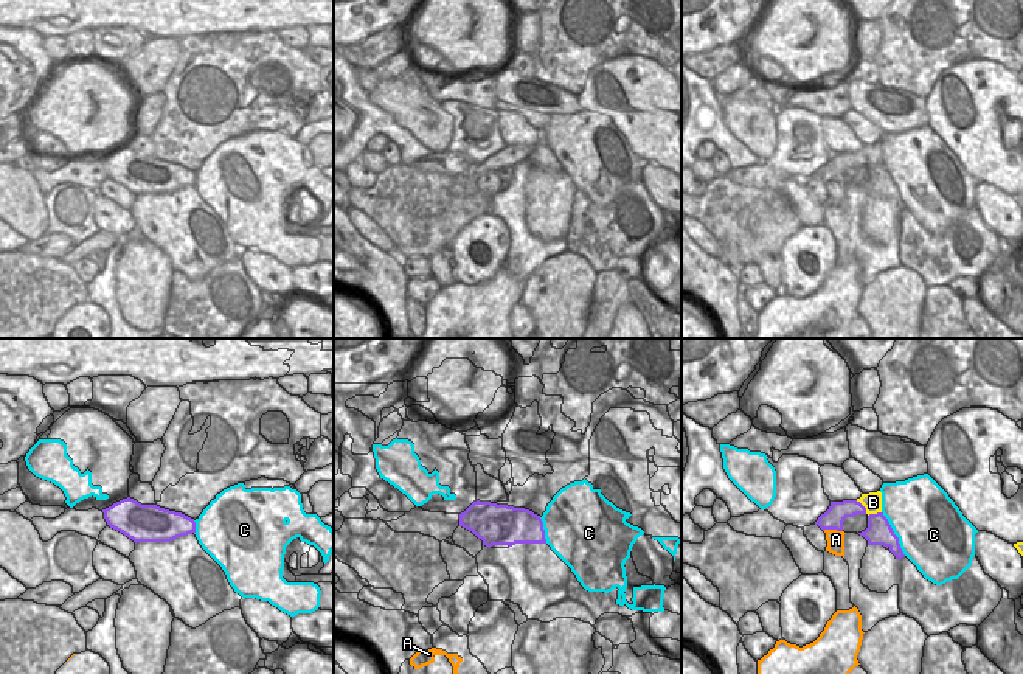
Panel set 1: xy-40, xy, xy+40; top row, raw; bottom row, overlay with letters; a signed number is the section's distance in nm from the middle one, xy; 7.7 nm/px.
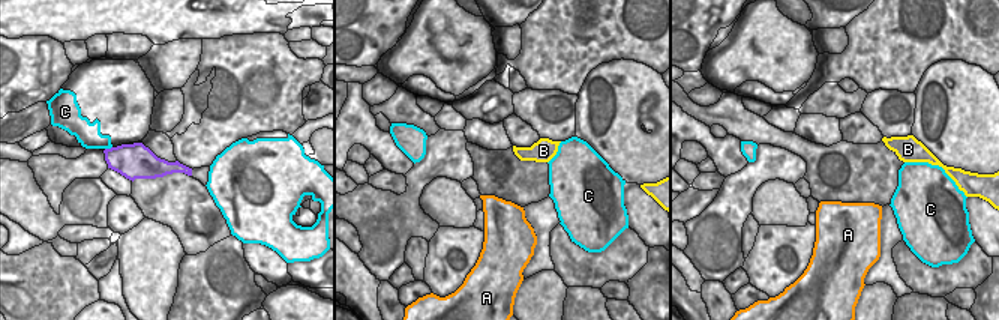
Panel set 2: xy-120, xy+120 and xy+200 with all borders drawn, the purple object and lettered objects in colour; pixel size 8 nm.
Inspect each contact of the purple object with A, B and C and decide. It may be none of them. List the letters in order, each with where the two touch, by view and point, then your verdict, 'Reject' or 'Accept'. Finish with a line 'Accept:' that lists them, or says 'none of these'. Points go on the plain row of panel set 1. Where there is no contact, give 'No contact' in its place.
A: Touches purple at xy+40 (832, 180). Reject
B: Touches purple at xy+40 (865, 165). Reject
C: Touches purple at xy+40 (893, 185). Reject
Accept: none of these.

